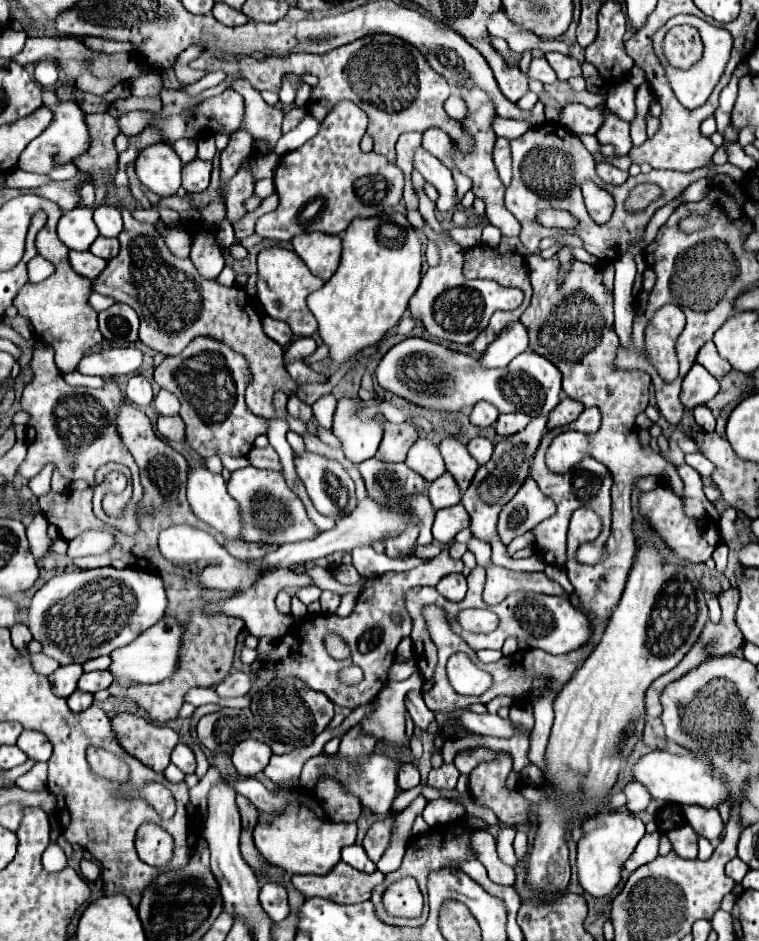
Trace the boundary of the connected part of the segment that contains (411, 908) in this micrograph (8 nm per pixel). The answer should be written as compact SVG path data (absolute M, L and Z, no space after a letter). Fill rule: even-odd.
M406 877L390 885L384 893L384 905L396 917L418 917L422 913L422 893L416 881Z

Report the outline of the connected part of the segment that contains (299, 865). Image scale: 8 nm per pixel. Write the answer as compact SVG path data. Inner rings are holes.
M310 807L286 809L286 813L270 815L260 813L260 821L254 829L254 843L264 859L288 873L302 875L326 875L340 861L342 847L354 845L356 823L334 823L324 813L316 815Z

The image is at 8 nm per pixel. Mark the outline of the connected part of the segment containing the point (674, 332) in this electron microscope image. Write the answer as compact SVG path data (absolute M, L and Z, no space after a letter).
M664 305L654 313L644 333L646 359L656 367L666 383L678 377L678 359L674 353L674 341L680 337L686 325L686 317L680 307Z

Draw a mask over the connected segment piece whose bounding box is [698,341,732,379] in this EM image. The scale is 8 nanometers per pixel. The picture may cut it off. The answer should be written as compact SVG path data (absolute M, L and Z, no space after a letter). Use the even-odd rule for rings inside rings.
M708 341L706 345L702 345L702 349L698 351L698 363L702 367L706 367L716 379L722 379L732 367L728 361L724 361L718 351L716 351L716 345L712 341Z

